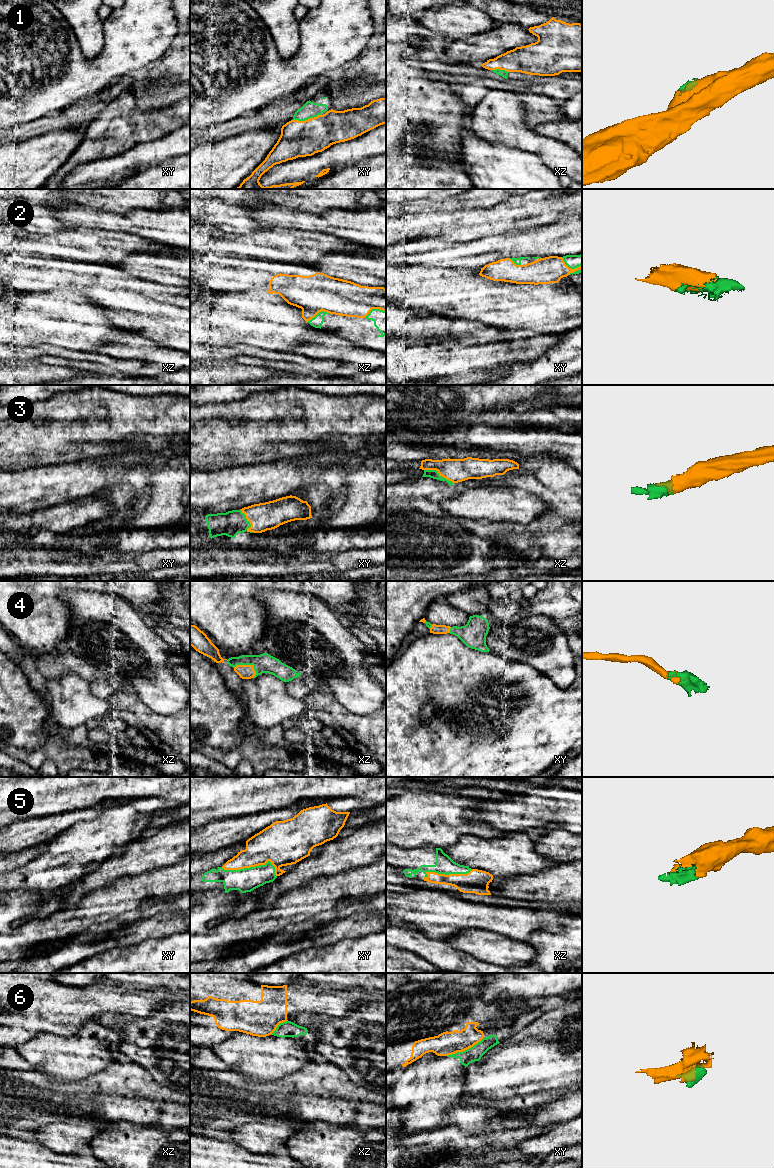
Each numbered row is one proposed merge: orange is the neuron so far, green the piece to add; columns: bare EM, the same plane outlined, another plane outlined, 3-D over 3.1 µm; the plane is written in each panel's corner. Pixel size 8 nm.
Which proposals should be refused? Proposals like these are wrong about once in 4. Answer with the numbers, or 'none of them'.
6

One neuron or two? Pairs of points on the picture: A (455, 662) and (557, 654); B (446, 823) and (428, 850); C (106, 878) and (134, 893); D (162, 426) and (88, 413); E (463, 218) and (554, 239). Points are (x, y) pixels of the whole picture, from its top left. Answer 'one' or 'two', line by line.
A: two
B: two
C: two
D: one
E: two

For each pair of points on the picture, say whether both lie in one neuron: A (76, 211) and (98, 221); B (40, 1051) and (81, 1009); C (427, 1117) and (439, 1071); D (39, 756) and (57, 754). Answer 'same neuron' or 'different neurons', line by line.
A: same neuron
B: different neurons
C: same neuron
D: same neuron

